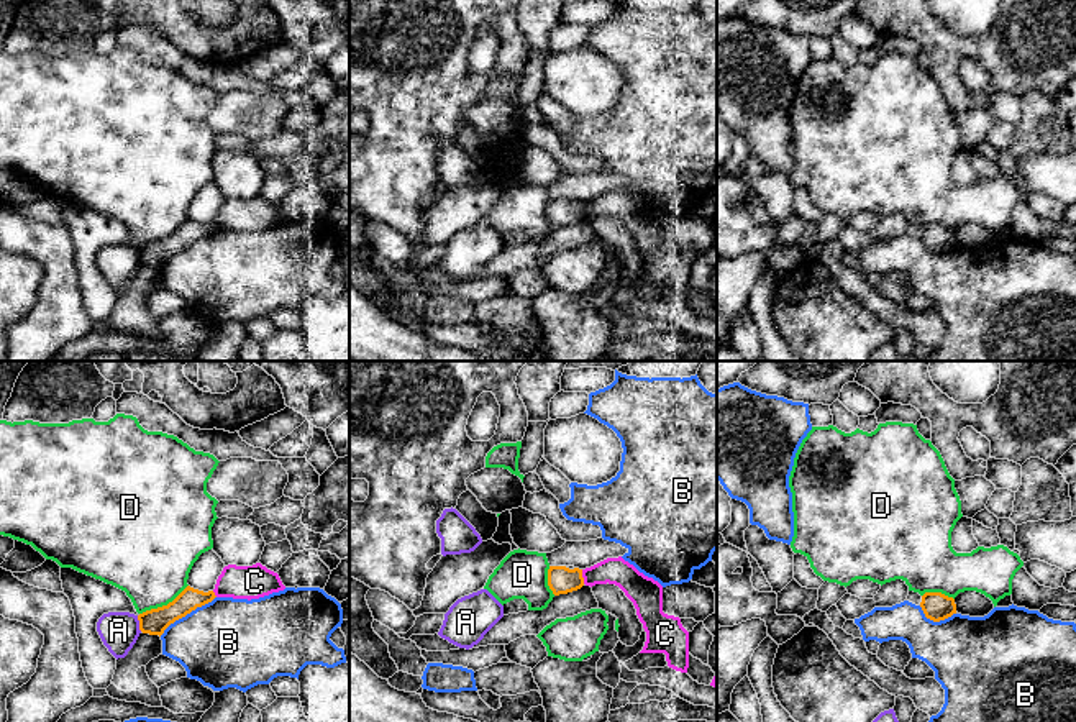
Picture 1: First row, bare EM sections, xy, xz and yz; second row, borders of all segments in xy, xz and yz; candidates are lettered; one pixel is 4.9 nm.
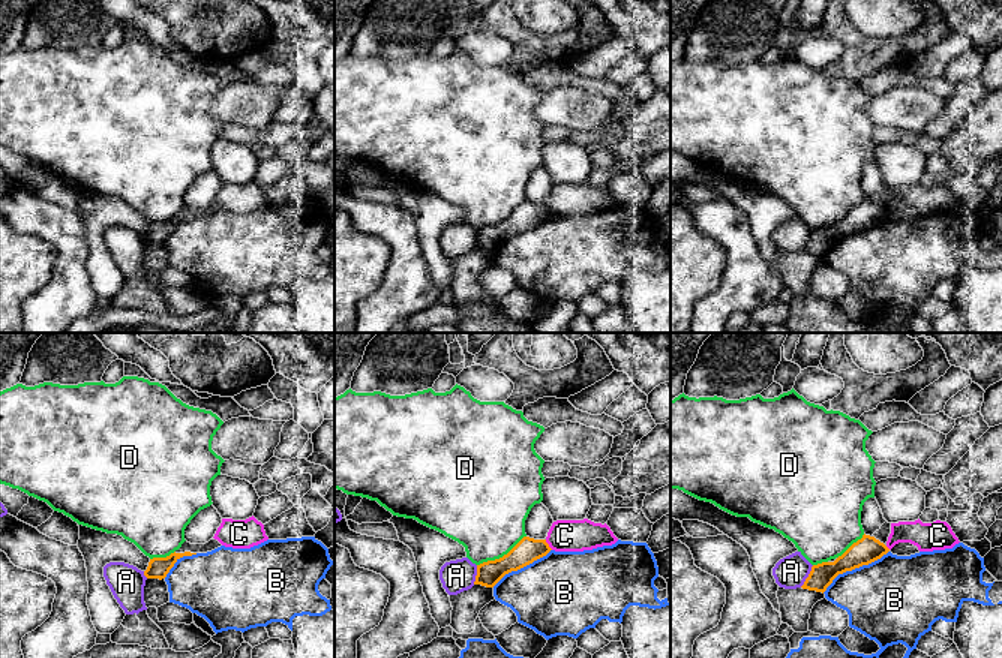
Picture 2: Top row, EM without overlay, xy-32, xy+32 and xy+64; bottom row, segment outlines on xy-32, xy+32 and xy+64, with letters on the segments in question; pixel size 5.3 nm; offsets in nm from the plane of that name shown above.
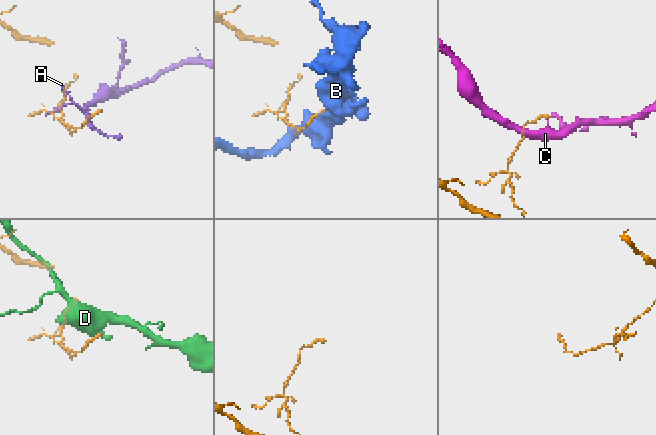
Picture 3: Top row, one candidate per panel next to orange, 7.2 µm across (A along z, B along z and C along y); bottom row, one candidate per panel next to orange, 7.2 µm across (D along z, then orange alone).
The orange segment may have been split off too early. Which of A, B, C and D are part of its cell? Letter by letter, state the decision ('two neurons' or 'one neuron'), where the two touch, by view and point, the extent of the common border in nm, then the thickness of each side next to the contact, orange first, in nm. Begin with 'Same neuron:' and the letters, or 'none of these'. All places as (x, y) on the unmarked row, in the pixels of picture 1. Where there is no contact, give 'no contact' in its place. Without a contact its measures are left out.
Same neuron: none of these
A: two neurons; meets orange in xy at (140, 256); contact 80 nm long; 120 nm thick on the orange side, 190 nm on the other
B: two neurons; meets orange in xy at (187, 245); contact 340 nm long; 120 nm thick on the orange side, 440 nm on the other
C: two neurons; meets orange in xz at (581, 209); contact 70 nm long; 140 nm thick on the orange side, 130 nm on the other
D: two neurons; meets orange in xy at (163, 238); contact 280 nm long; 120 nm thick on the orange side, 420 nm on the other

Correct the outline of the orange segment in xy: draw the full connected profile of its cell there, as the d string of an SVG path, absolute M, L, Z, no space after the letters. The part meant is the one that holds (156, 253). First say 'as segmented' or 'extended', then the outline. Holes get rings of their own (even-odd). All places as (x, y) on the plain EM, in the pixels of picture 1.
as segmented; M187 218L172 235L167 238L146 243L138 248L139 263L149 267L162 267L164 263L176 253L185 249L197 240L202 240L215 231L215 225L198 223Z

